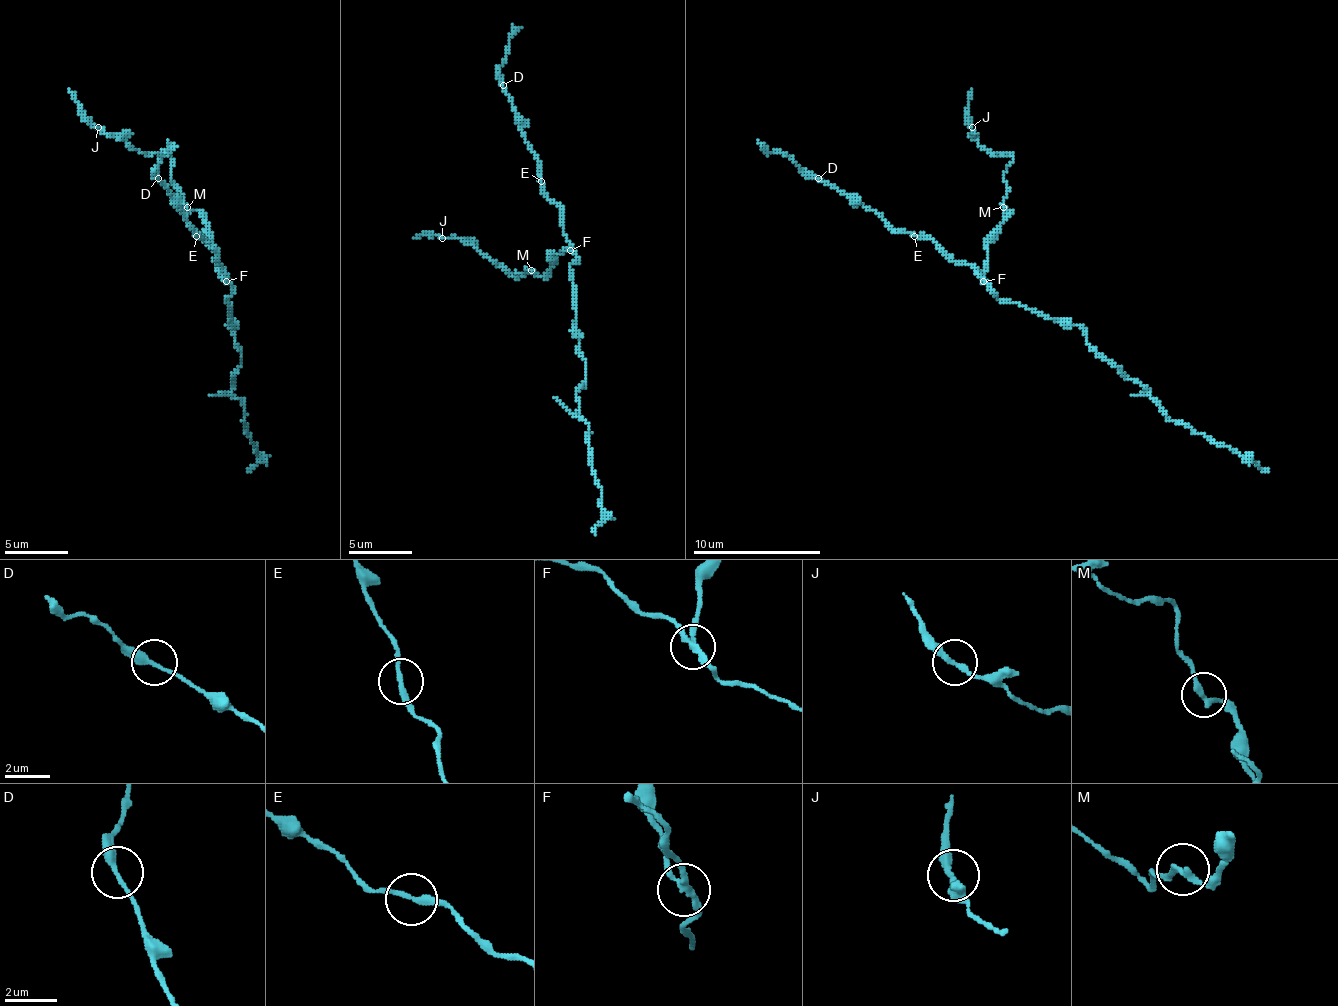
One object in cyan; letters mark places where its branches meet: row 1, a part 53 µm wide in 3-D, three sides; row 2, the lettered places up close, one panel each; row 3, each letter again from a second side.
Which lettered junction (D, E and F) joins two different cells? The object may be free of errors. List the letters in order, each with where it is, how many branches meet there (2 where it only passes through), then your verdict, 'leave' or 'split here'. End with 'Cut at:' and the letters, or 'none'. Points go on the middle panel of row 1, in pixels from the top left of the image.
D: place (503, 85); branches 2; leave
E: place (541, 181); branches 2; leave
F: place (570, 250); branches 3; split here
Cut at: F

